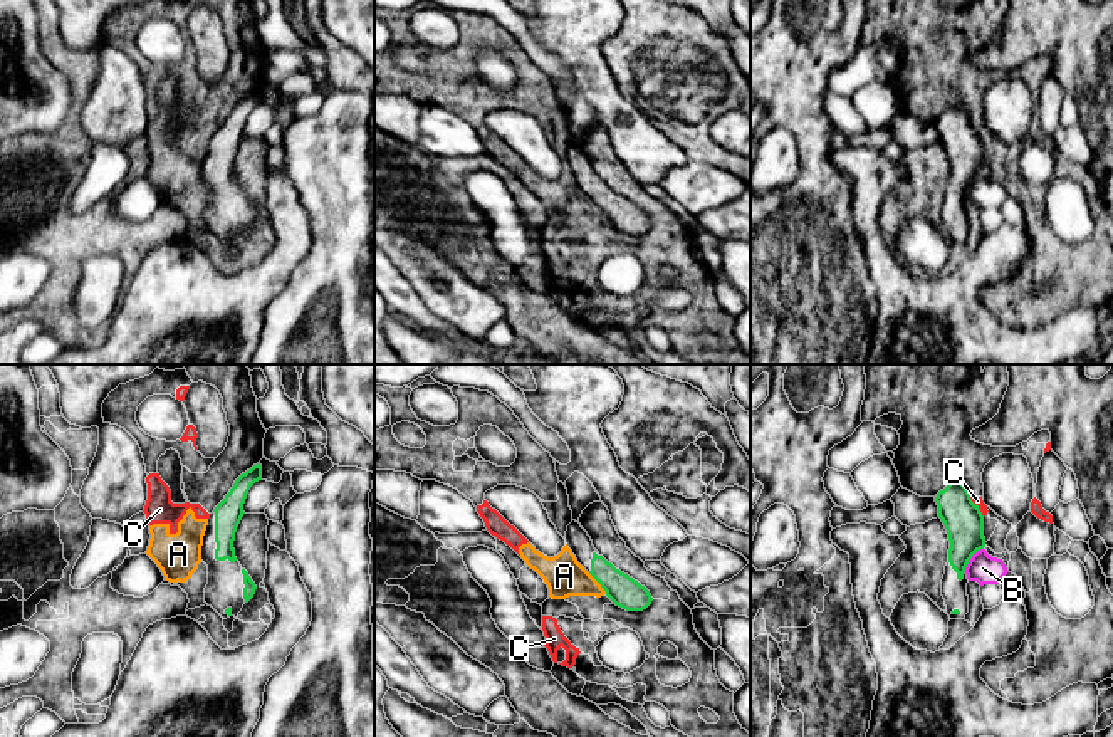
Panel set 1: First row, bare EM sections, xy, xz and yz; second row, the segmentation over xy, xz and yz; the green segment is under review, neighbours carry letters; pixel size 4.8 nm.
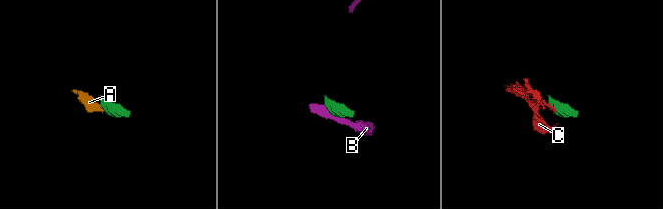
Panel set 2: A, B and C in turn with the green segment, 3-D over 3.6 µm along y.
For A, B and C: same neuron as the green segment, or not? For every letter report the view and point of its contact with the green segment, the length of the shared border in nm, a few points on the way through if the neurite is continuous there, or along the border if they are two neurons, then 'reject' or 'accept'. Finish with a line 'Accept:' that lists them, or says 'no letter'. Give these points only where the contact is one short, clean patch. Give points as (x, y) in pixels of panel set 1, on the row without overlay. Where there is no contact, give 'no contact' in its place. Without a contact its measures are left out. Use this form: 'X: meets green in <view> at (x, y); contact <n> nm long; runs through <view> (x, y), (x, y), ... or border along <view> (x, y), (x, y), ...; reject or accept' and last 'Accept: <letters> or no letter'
A: meets green in xz at (598, 205); contact 140 nm long; border along xz (588, 197), (606, 217); reject
B: meets green in yz at (971, 182); contact 150 nm long; border along yz (982, 172), (972, 180), (964, 195); reject
C: meets green in yz at (976, 130); contact 120 nm long; border along yz (969, 120), (982, 140); reject
Accept: no letter

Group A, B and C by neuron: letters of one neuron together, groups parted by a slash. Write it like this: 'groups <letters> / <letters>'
groups A C / B

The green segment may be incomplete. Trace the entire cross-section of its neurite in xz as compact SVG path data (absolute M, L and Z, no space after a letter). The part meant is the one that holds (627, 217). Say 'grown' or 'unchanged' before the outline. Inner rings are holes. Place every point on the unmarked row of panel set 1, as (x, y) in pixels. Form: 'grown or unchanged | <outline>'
grown | M572 144L566 154L566 168L577 186L601 208L613 228L626 235L646 233L653 222L650 215L608 186L593 170L591 161Z

